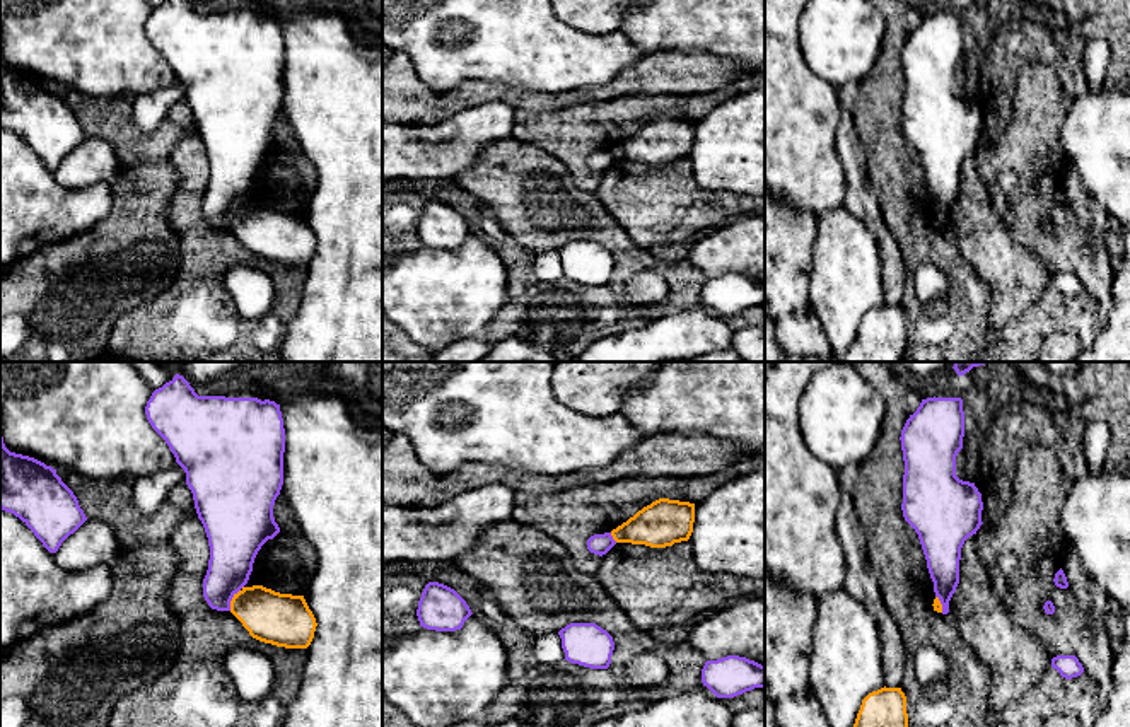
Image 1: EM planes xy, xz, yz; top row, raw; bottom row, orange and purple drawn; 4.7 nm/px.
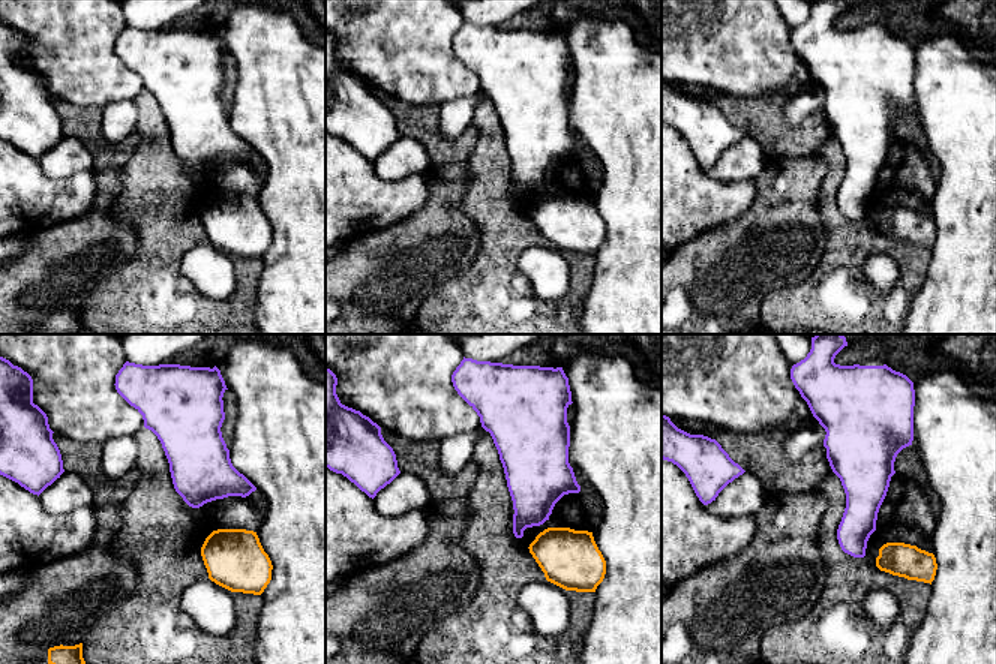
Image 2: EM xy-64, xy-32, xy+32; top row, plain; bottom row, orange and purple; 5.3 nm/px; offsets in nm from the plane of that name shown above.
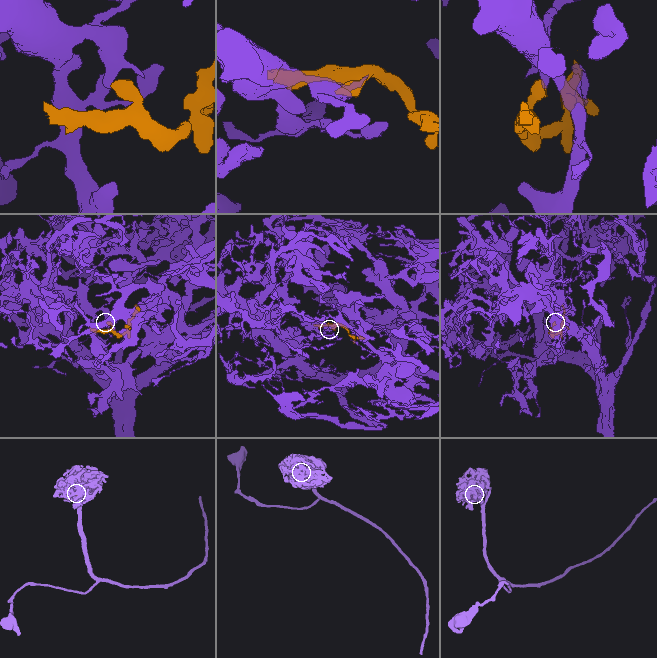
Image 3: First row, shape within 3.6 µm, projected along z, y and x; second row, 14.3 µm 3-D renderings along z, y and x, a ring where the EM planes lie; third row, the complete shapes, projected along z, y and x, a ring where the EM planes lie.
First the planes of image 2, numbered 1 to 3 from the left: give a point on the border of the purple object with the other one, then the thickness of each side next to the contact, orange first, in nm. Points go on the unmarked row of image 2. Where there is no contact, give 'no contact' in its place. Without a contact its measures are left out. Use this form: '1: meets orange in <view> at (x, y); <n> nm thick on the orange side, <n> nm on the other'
1: no contact
2: no contact
3: no contact

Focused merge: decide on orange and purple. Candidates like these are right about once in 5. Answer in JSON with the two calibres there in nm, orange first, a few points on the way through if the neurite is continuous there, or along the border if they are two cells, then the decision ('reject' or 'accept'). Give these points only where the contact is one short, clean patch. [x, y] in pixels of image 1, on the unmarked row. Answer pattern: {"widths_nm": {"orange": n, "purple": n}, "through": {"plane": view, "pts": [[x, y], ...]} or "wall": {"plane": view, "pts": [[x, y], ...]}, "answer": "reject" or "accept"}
{"widths_nm": {"orange": 240, "purple": 220}, "wall": {"plane": "xy", "pts": [[243, 203], [232, 215], [229, 227]]}, "answer": "reject"}

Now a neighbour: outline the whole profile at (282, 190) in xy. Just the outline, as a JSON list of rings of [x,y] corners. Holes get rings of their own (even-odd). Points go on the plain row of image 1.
[[[278,150],[263,171],[263,186],[256,198],[244,205],[263,203],[280,212],[306,213],[309,193],[302,186],[292,159]]]

